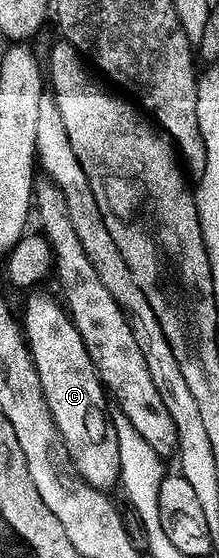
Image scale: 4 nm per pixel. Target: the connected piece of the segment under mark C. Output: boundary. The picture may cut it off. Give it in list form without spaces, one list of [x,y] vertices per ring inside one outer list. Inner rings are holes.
[[[30,295],[26,299],[26,316],[21,316],[21,324],[24,326],[24,336],[31,355],[34,357],[36,373],[40,377],[42,392],[46,398],[48,409],[54,418],[54,424],[58,426],[58,432],[66,443],[68,457],[74,462],[74,468],[78,475],[90,487],[110,489],[119,482],[118,448],[119,440],[110,436],[110,427],[106,424],[106,399],[107,392],[98,377],[88,349],[77,331],[77,327],[68,314],[67,308],[61,302],[58,303],[50,295]]]

